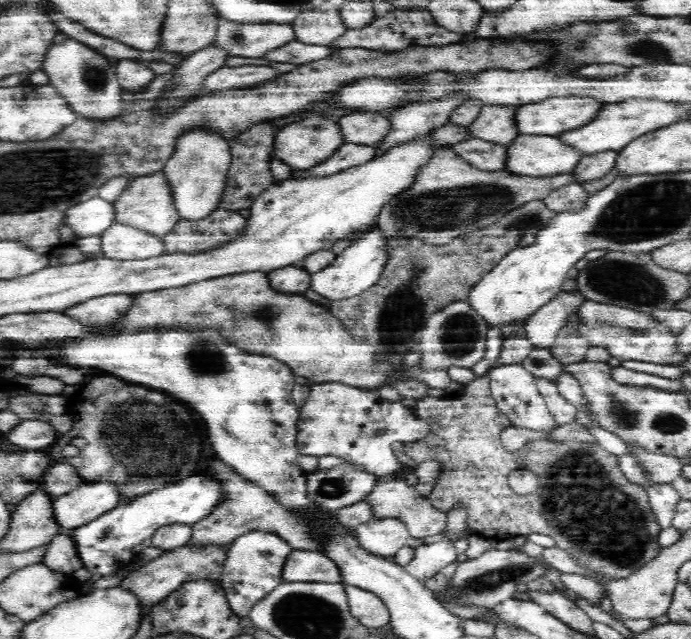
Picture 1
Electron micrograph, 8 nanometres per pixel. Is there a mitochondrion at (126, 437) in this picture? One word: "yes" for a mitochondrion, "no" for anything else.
yes

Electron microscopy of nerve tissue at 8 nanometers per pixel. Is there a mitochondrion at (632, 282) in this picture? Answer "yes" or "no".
yes

